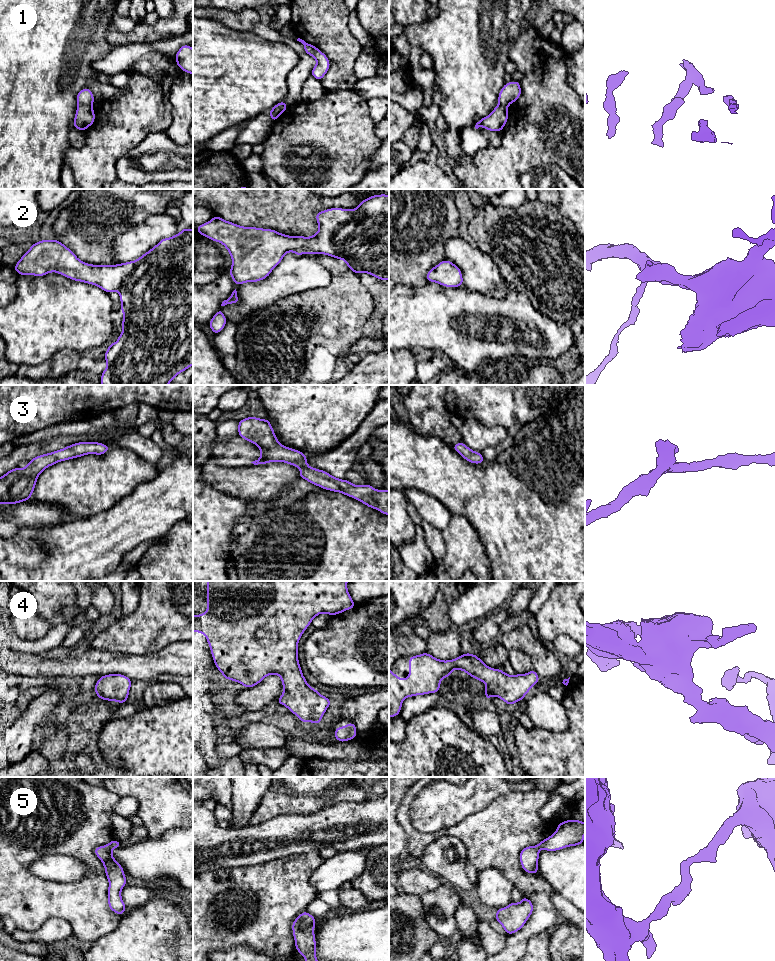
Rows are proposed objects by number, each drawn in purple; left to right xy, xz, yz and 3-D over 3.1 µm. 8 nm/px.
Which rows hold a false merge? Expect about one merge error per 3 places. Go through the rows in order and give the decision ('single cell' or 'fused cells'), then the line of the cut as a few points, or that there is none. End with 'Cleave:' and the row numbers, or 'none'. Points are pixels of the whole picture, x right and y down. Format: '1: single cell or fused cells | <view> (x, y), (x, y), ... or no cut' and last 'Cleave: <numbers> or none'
1: fused cells | xy (78, 104), (91, 106)
2: single cell | no cut
3: single cell | no cut
4: single cell | no cut
5: single cell | no cut
Cleave: 1

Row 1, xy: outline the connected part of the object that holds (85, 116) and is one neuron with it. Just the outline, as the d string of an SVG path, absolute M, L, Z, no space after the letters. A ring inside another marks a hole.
M78 105L73 121L74 128L84 131L95 122L95 112L92 106Z

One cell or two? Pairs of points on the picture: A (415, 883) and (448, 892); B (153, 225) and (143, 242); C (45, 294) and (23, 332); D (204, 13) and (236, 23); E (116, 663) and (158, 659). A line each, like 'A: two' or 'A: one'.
A: two
B: one
C: one
D: one
E: one

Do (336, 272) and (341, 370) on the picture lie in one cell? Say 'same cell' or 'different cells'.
same cell

